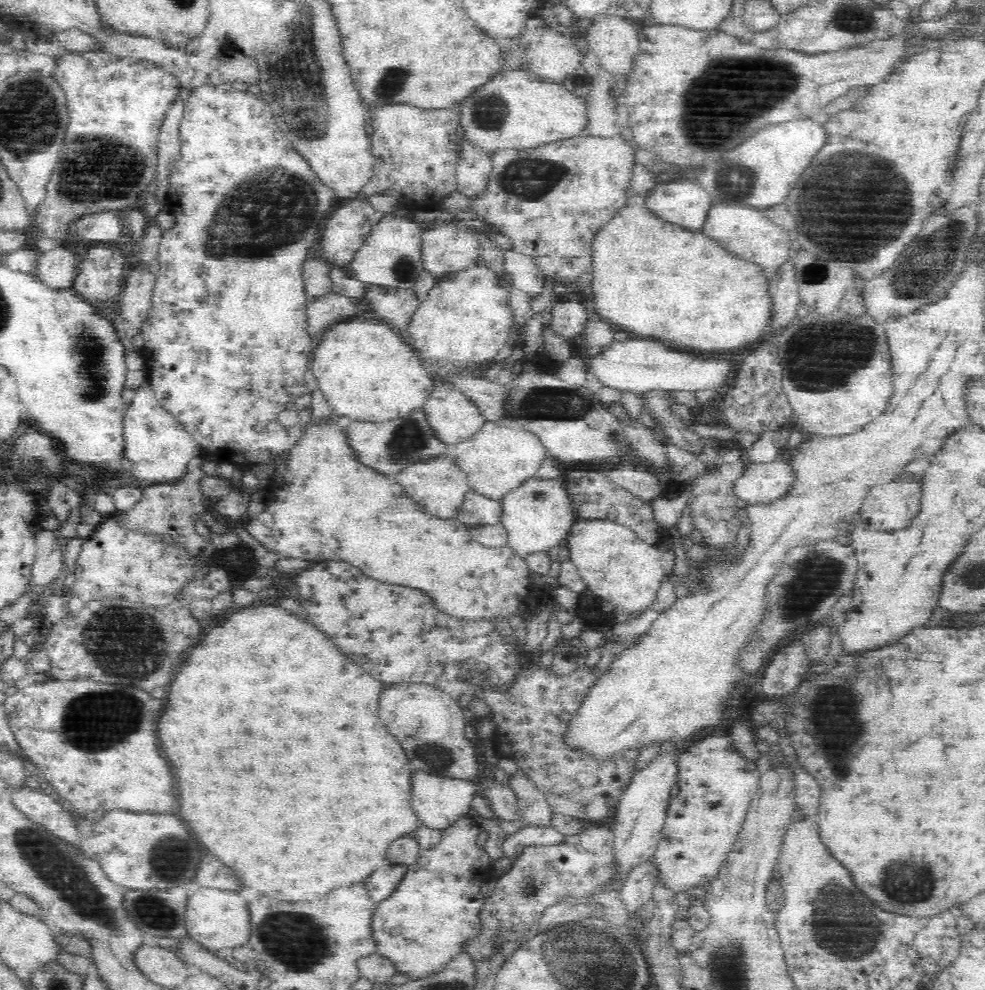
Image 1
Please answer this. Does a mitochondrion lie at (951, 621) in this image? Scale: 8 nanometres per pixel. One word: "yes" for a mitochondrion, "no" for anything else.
no

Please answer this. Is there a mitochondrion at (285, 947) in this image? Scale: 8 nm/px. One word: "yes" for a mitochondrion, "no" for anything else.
yes

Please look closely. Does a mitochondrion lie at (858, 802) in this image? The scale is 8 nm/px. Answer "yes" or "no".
no

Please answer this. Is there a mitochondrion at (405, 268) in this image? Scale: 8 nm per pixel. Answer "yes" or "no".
yes

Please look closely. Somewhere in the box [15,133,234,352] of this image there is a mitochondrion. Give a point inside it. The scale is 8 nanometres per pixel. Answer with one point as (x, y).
(95, 172)

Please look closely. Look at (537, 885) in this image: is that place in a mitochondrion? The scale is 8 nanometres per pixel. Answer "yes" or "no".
yes

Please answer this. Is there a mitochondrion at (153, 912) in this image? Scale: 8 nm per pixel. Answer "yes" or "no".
yes

